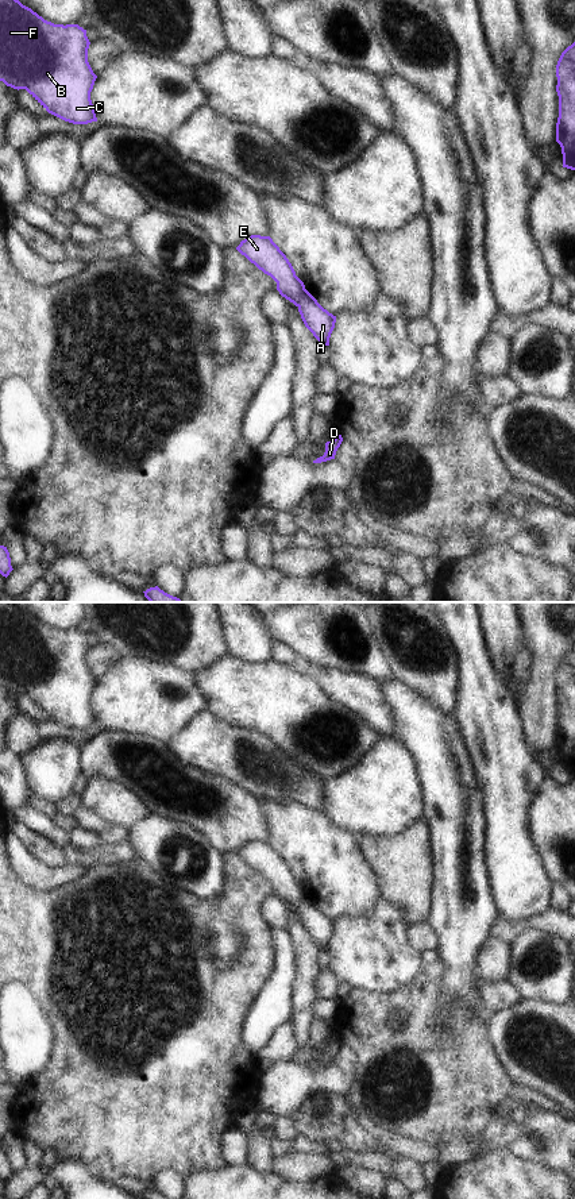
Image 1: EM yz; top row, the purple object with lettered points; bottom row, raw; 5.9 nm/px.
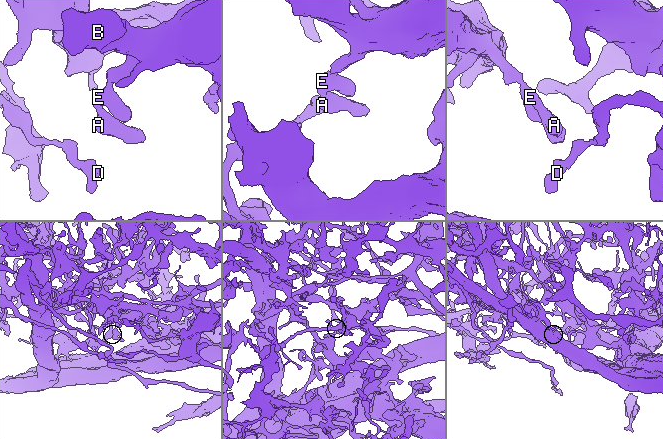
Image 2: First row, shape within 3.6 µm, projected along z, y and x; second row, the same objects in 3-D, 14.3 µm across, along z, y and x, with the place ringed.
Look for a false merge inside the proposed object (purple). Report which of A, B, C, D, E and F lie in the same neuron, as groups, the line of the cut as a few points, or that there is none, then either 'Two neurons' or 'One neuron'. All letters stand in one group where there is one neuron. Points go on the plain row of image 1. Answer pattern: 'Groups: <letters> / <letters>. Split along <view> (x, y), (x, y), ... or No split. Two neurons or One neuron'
Groups: A B C D E F. No split. One neuron

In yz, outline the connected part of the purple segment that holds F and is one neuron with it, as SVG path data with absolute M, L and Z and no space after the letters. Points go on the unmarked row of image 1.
M0 602L0 686L26 694L49 718L73 729L97 726L90 705L97 681L88 667L89 649L78 629L54 629L15 602Z

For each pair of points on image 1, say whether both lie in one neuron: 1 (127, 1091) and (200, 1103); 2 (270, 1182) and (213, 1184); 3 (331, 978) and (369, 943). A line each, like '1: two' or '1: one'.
1: one
2: one
3: two

